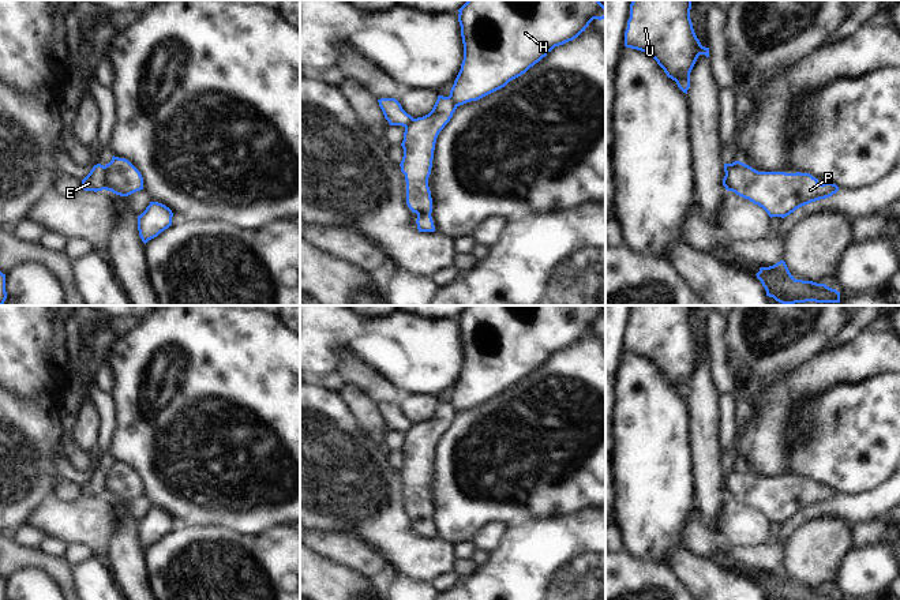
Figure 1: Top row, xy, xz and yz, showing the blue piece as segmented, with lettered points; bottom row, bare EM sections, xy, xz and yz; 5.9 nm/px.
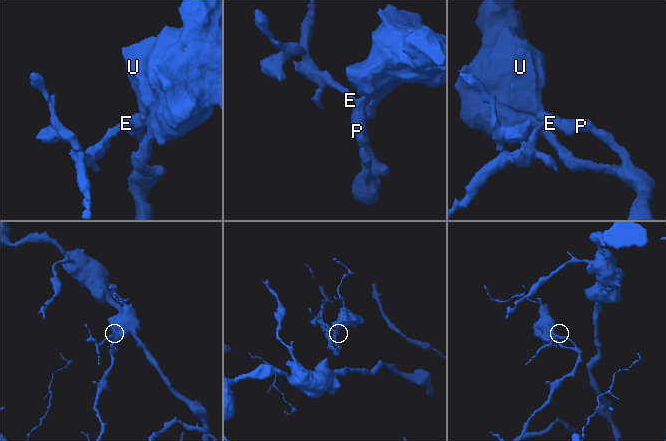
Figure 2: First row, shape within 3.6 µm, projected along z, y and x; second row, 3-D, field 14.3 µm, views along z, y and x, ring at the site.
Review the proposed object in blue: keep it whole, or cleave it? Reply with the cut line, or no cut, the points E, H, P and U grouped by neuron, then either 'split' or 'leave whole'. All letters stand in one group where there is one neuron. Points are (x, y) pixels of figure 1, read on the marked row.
cut xy (104, 167), (107, 188); groups E / H P U; split

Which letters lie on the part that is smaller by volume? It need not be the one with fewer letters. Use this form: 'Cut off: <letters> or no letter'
Cut off: E.

